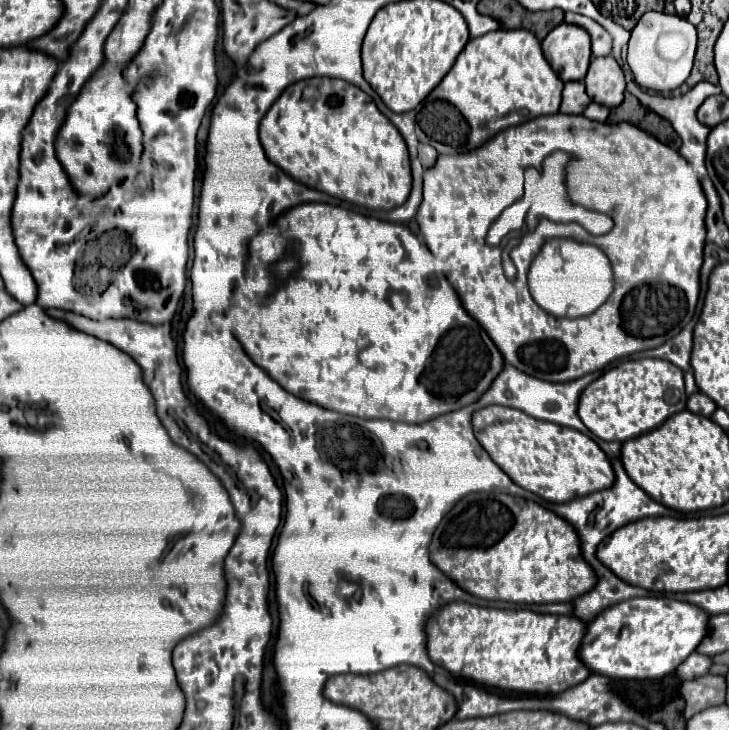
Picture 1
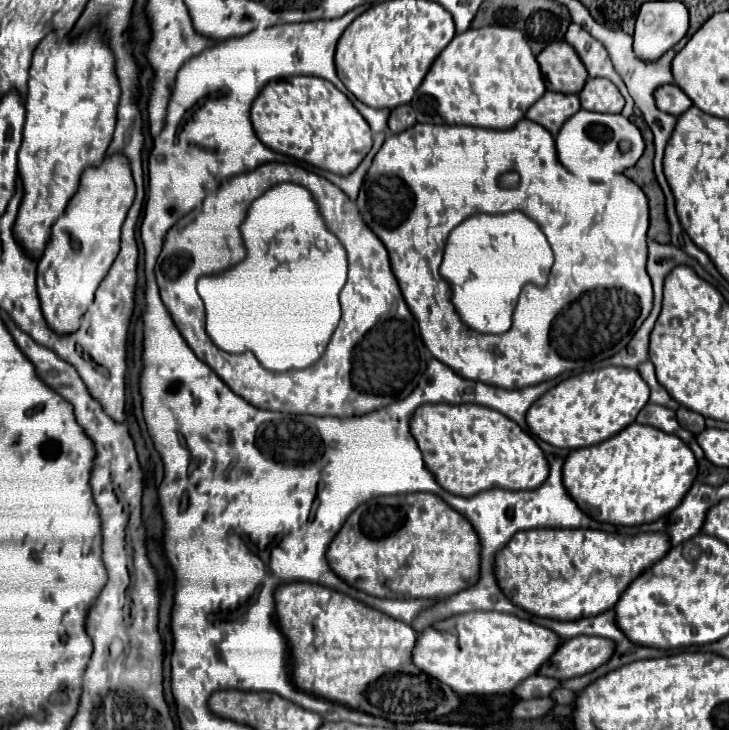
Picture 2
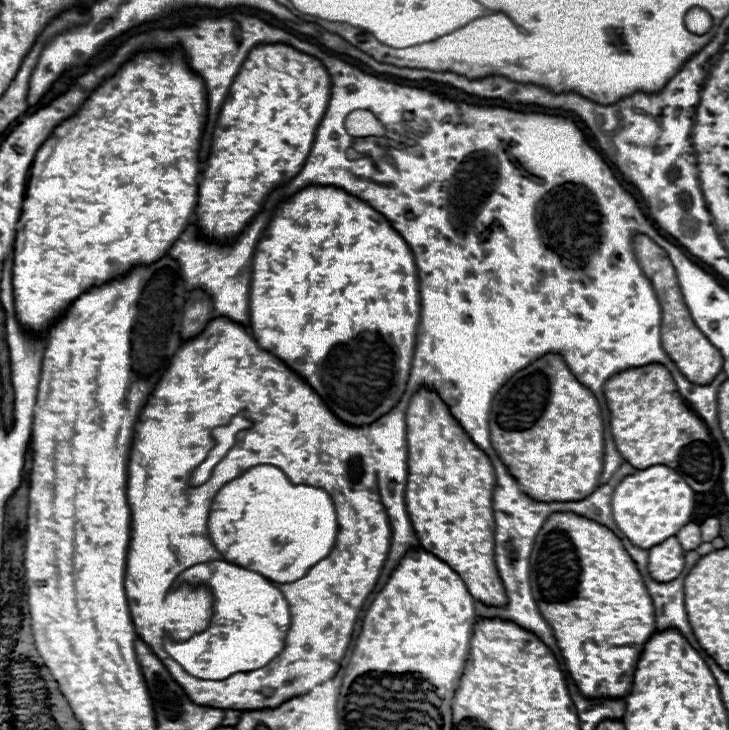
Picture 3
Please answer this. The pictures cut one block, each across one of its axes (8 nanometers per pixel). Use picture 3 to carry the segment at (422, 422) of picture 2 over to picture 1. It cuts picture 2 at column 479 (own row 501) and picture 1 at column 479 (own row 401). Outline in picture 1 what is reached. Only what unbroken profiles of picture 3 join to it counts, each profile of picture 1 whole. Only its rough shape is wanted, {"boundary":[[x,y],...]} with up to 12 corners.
{"boundary":[[508,406],[474,436],[524,490],[568,502],[616,474],[586,434]]}

